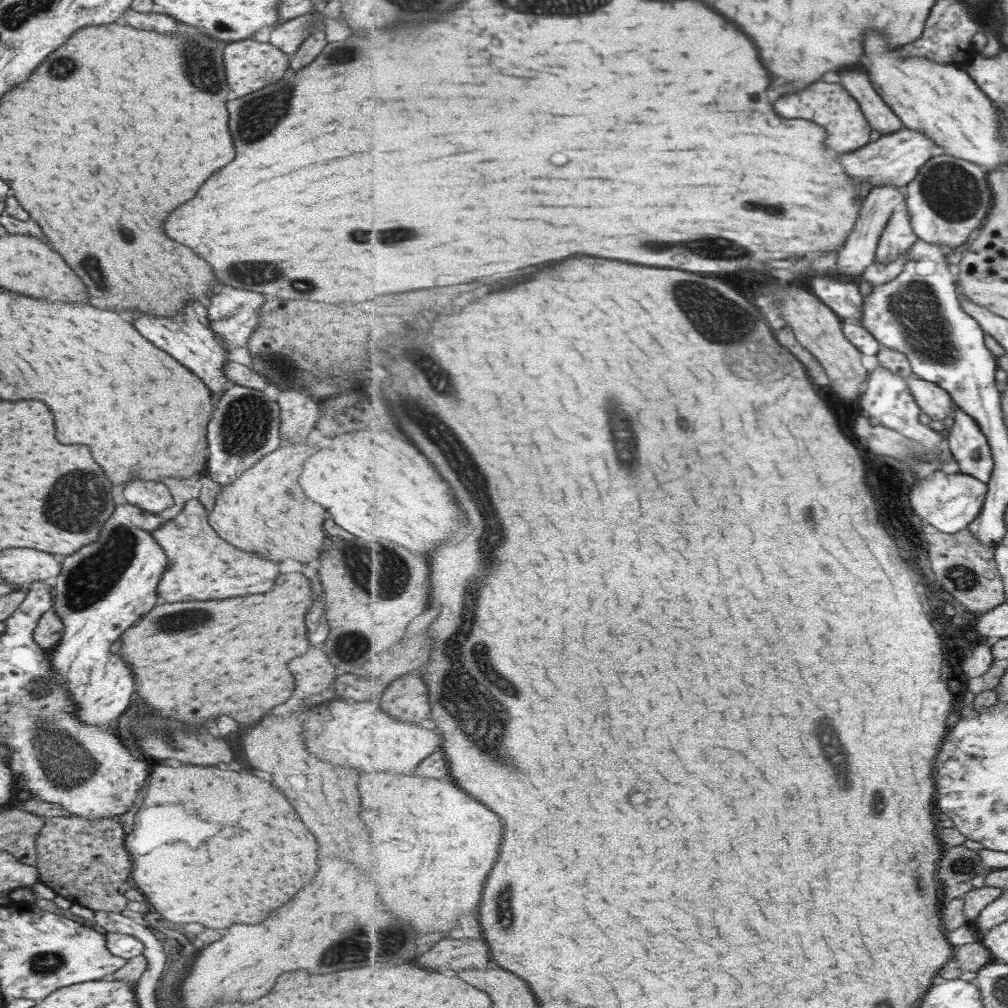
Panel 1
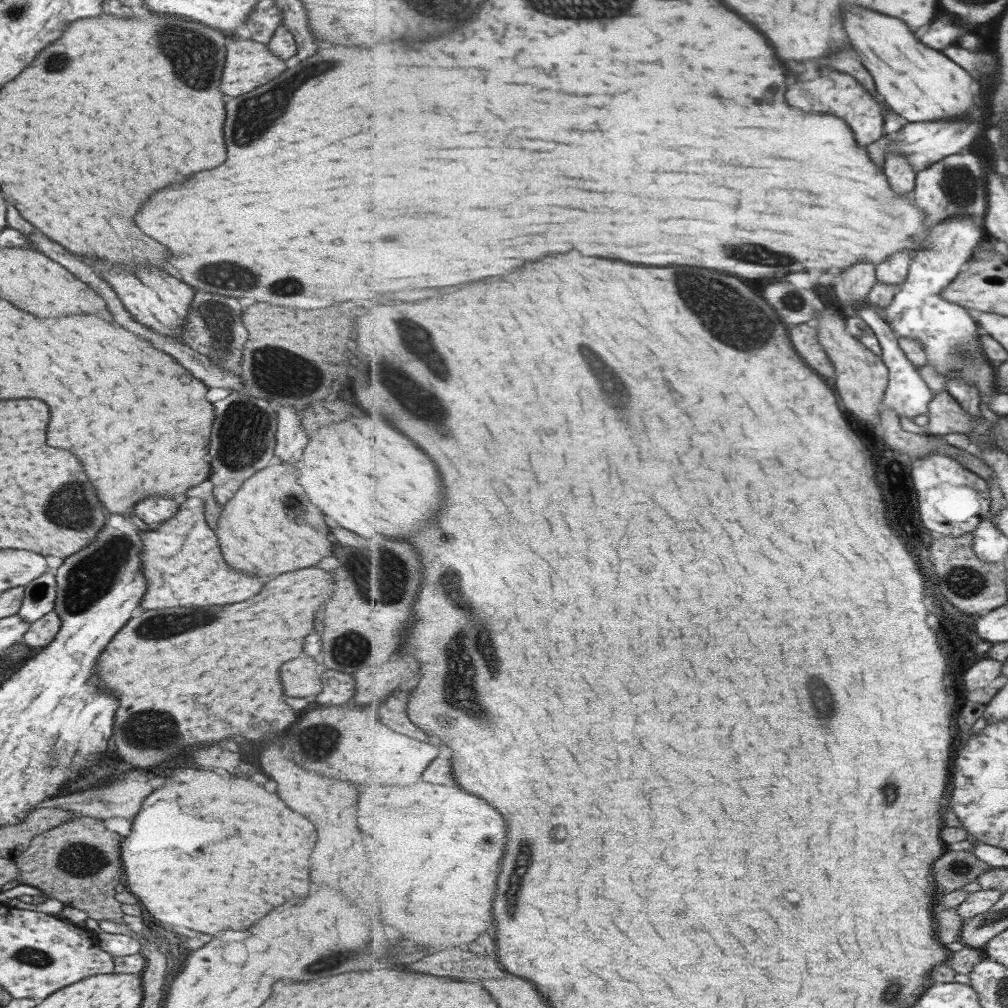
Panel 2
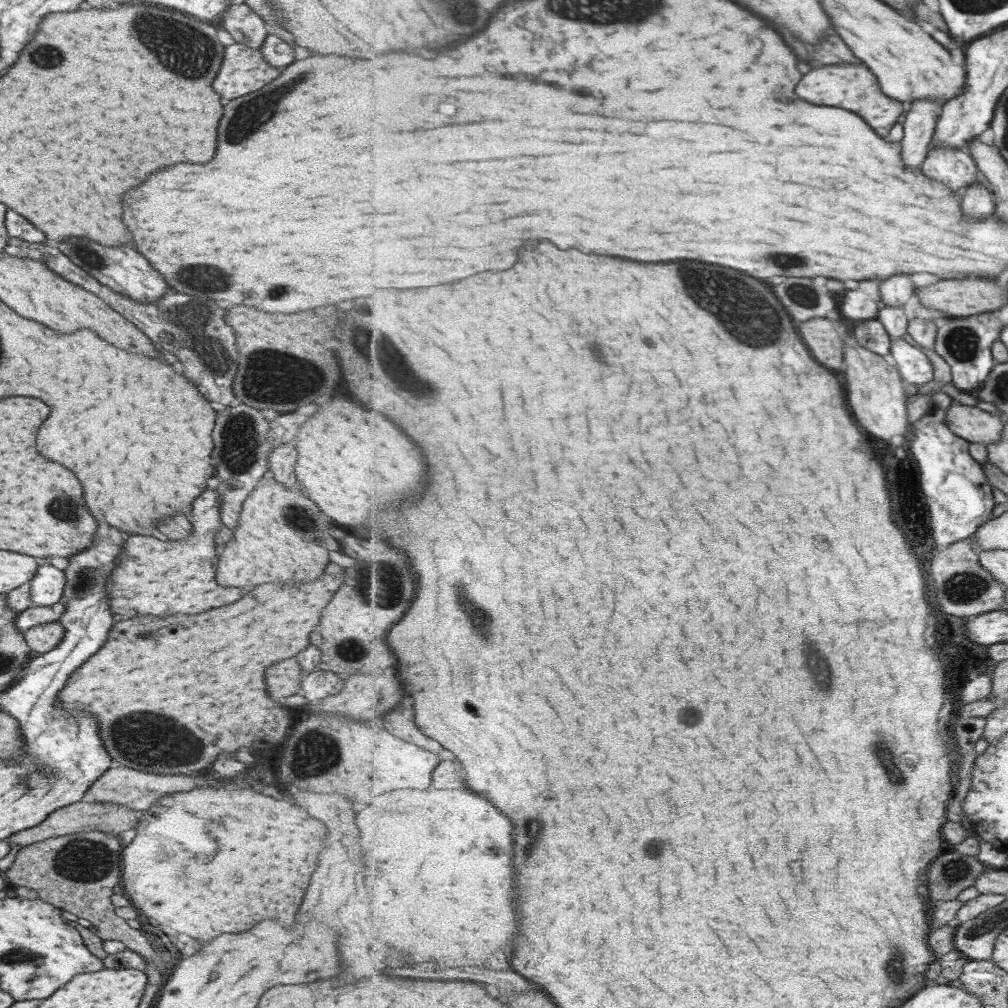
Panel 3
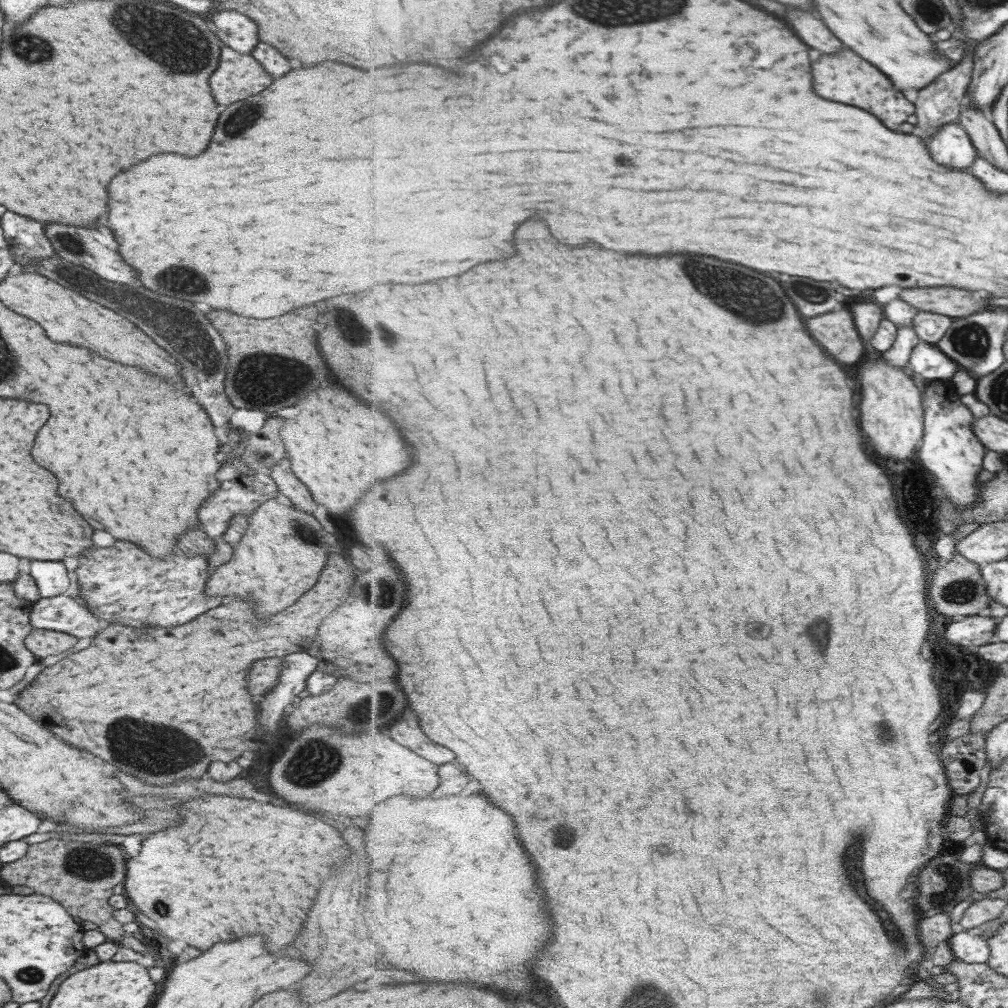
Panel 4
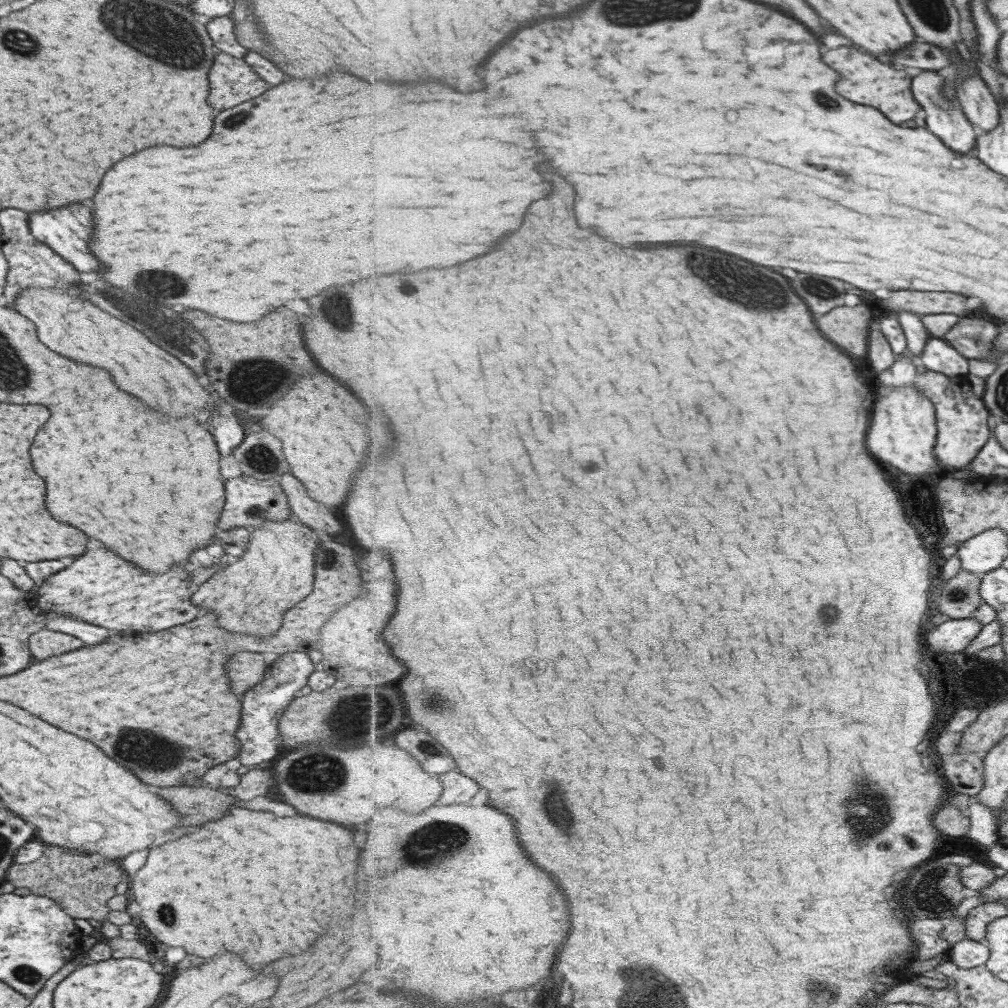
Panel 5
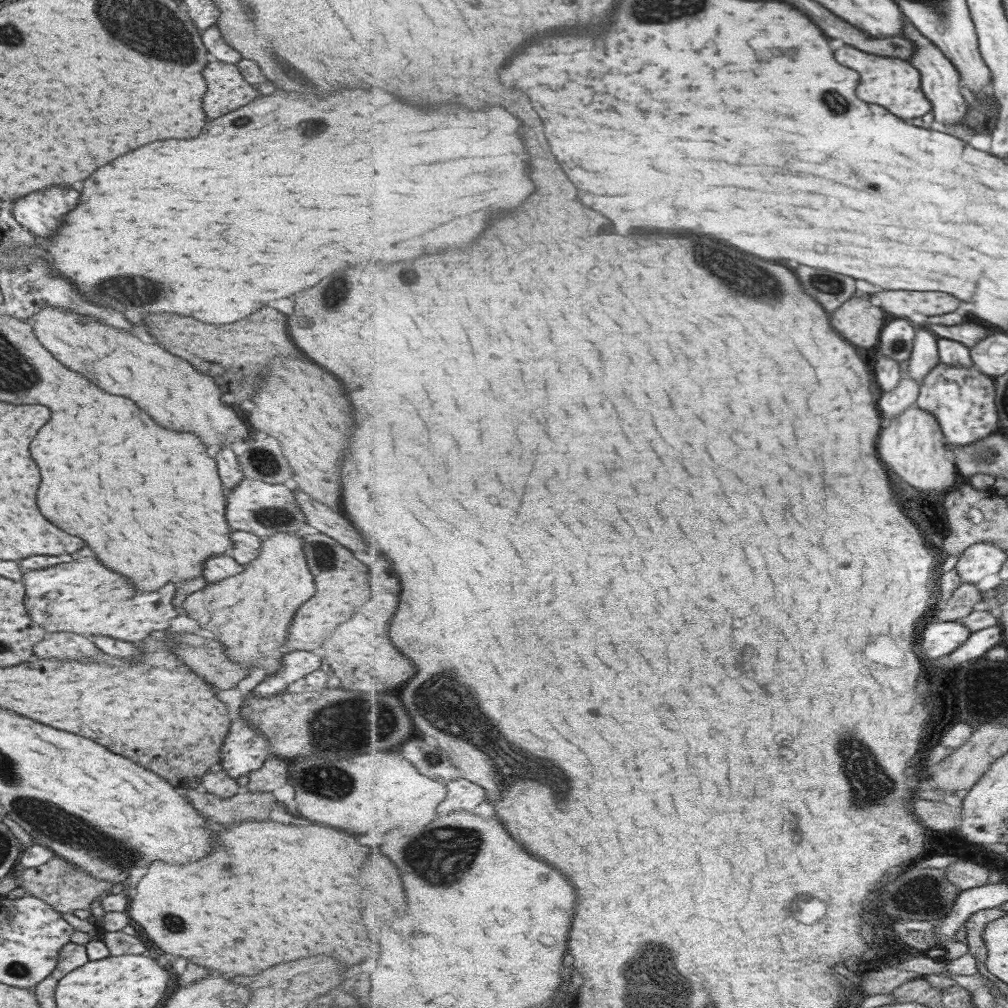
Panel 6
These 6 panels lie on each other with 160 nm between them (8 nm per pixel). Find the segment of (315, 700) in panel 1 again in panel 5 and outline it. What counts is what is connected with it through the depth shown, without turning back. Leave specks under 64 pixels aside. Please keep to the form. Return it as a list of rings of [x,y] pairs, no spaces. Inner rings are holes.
[[[235,652],[225,664],[225,674],[229,678],[231,692],[245,692],[261,680],[268,665],[255,652]]]

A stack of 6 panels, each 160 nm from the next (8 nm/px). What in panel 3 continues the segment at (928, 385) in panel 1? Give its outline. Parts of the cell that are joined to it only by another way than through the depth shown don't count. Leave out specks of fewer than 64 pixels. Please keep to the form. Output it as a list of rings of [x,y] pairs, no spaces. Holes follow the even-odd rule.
[[[952,404],[947,410],[947,419],[953,434],[965,438],[970,444],[980,443],[989,446],[1003,439],[1006,419],[979,410],[976,406]]]

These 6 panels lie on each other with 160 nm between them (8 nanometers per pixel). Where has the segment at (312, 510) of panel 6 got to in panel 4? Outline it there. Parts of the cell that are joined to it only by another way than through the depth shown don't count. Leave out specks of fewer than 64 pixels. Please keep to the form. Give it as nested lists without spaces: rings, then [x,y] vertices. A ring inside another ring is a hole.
[[[281,459],[279,463],[273,465],[268,475],[278,487],[278,492],[288,498],[297,510],[311,514],[317,508],[317,504],[309,498],[309,492],[305,490],[305,486],[289,470],[289,460]]]

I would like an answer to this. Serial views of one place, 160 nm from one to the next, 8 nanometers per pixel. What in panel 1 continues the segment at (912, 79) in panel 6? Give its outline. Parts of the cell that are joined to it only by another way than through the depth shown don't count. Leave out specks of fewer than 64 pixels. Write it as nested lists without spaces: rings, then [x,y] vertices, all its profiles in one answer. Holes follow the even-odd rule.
[[[815,82],[807,90],[783,96],[775,102],[777,114],[785,118],[807,118],[827,128],[829,132],[829,146],[837,152],[855,152],[871,142],[873,127],[865,116],[860,102],[843,86],[843,84],[827,84]]]

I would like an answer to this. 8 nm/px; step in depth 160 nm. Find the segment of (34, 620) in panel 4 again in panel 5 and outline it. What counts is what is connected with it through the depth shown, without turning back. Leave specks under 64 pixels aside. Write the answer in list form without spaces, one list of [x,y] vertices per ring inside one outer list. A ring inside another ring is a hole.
[[[52,614],[52,616],[46,617],[45,629],[68,634],[69,636],[78,638],[85,645],[91,644],[95,646],[97,642],[105,642],[109,632],[105,628],[99,628],[99,626],[93,626],[87,624],[82,620],[76,618],[69,618],[68,616],[60,616],[60,614]]]

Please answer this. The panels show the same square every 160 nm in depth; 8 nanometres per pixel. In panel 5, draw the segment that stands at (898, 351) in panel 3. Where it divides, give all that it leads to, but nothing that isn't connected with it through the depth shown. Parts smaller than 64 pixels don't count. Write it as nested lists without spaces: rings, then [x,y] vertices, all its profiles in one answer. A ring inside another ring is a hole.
[[[932,337],[918,362],[923,364],[929,371],[954,377],[967,376],[970,372],[970,359],[960,353],[945,338]]]

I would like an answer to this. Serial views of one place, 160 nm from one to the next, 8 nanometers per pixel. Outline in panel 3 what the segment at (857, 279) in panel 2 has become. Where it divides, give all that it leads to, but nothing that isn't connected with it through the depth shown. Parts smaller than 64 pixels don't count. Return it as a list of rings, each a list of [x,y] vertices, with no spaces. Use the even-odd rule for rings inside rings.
[[[865,280],[857,289],[848,290],[841,306],[844,316],[854,321],[877,319],[883,307],[880,286],[879,280]]]

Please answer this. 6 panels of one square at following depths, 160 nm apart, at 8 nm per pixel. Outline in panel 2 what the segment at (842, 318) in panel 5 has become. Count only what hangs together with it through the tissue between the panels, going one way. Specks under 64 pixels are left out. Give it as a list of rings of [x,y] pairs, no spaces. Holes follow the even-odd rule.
[[[801,323],[790,327],[790,338],[798,353],[809,362],[821,376],[835,376],[836,366],[819,338],[819,329],[814,323]]]

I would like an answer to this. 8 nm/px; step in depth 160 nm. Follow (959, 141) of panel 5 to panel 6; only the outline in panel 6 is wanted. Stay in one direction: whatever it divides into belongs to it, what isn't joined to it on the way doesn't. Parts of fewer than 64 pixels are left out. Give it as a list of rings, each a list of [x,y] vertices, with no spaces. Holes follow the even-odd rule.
[[[905,18],[903,36],[914,44],[915,56],[910,63],[916,66],[922,74],[922,87],[927,98],[933,103],[934,120],[944,124],[951,134],[959,138],[967,138],[975,133],[968,124],[964,124],[964,118],[968,115],[969,102],[961,86],[961,73],[943,52],[930,38],[927,38],[913,23]]]

